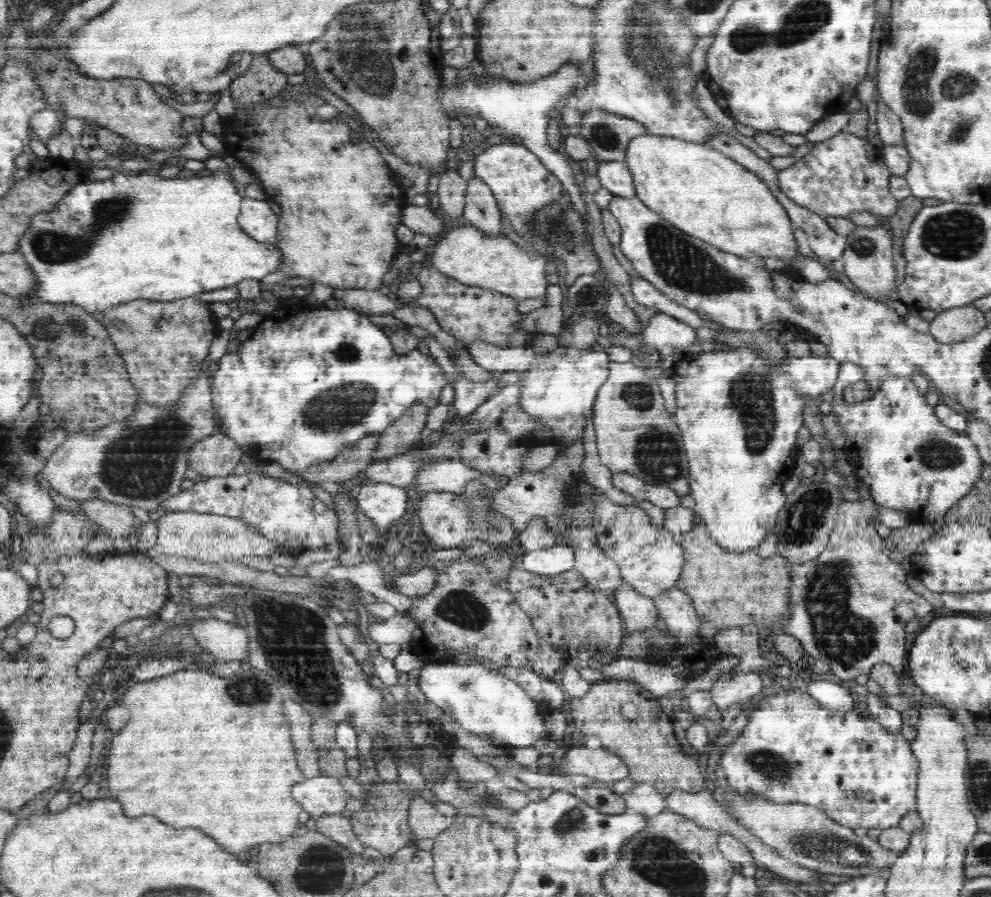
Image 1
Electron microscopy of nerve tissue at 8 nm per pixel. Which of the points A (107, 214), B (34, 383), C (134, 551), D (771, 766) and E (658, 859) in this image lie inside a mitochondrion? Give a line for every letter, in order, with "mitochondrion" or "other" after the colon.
A: mitochondrion
B: other
C: other
D: mitochondrion
E: mitochondrion

